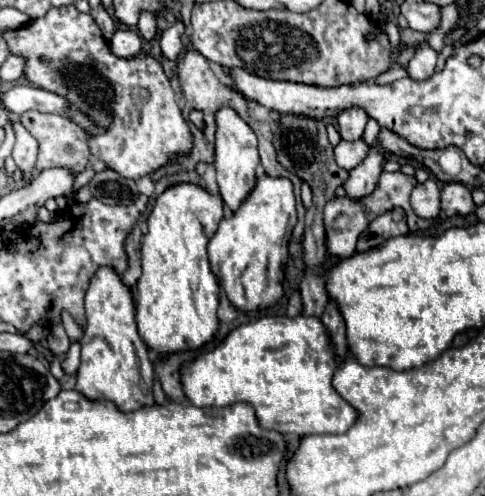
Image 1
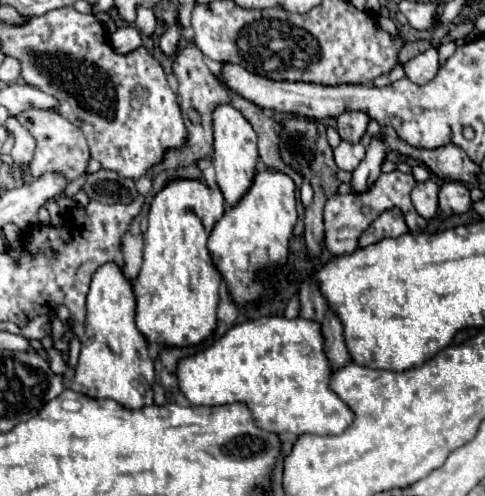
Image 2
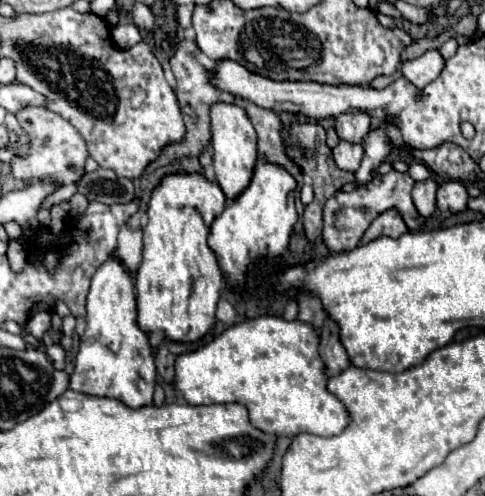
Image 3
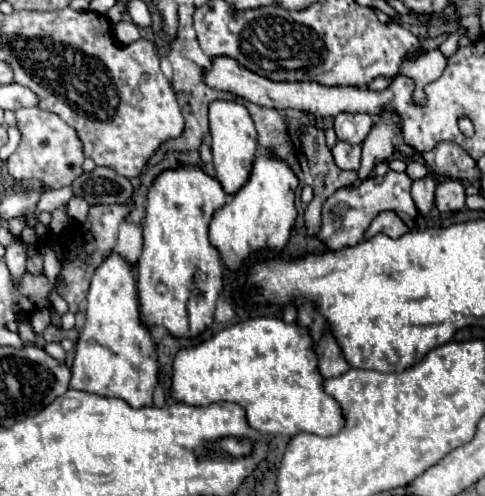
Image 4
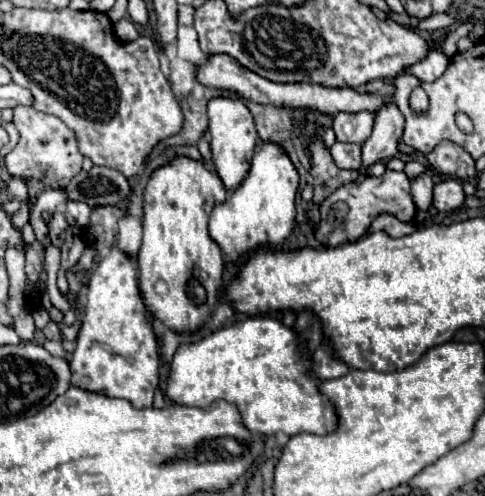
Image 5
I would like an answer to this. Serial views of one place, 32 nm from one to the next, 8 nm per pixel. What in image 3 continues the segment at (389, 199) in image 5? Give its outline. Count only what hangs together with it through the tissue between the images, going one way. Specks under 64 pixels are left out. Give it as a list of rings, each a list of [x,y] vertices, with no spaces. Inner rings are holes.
[[[390,170],[388,174],[376,176],[374,180],[354,188],[352,192],[338,190],[334,196],[330,196],[324,204],[324,230],[322,230],[322,240],[328,246],[328,250],[342,252],[342,250],[356,248],[360,244],[362,234],[370,226],[370,222],[378,214],[382,214],[390,208],[396,208],[402,214],[402,218],[410,230],[418,230],[422,226],[422,220],[420,220],[420,214],[418,214],[412,198],[410,198],[412,184],[414,184],[414,180],[408,174]]]

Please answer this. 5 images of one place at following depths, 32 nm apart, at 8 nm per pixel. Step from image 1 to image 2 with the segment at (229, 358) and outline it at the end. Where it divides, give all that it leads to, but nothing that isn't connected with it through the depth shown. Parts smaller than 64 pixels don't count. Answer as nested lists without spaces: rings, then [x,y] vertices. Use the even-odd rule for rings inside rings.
[[[262,316],[258,320],[248,320],[248,322],[242,322],[238,326],[232,326],[222,338],[214,340],[208,348],[192,354],[192,356],[186,356],[178,362],[178,388],[180,392],[188,398],[190,404],[194,406],[216,406],[216,404],[226,404],[226,402],[242,402],[250,408],[252,412],[252,418],[254,418],[254,424],[266,432],[274,432],[274,434],[284,434],[284,432],[292,432],[292,434],[318,434],[318,436],[328,436],[328,434],[342,434],[350,422],[352,422],[352,412],[350,408],[328,388],[328,380],[330,380],[330,364],[322,352],[322,332],[320,332],[320,326],[316,322],[310,322],[310,320],[304,320],[304,318],[294,318],[294,320],[286,320],[284,316]]]

